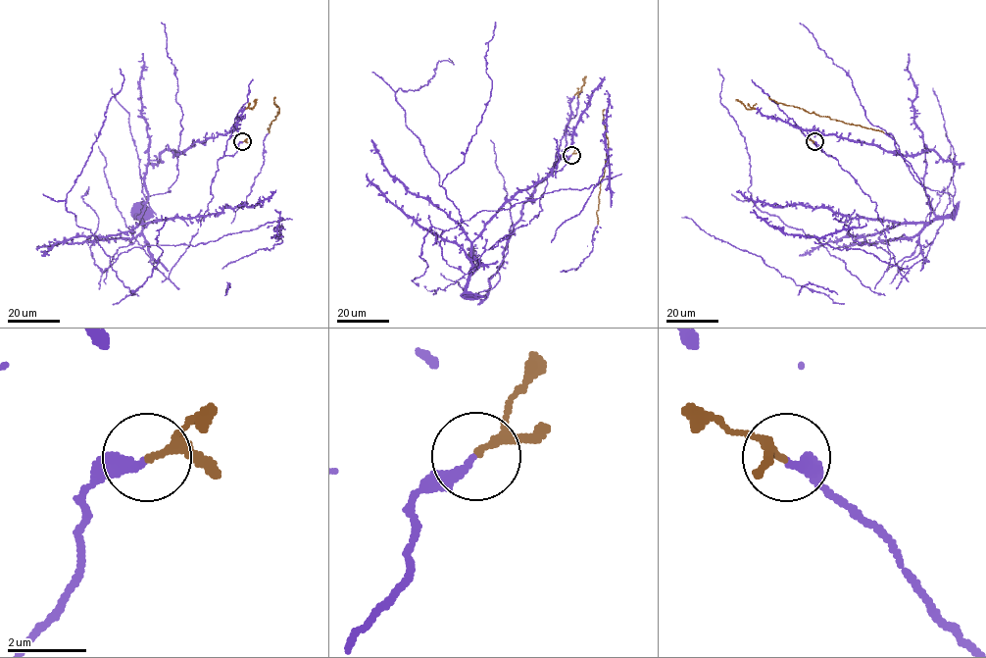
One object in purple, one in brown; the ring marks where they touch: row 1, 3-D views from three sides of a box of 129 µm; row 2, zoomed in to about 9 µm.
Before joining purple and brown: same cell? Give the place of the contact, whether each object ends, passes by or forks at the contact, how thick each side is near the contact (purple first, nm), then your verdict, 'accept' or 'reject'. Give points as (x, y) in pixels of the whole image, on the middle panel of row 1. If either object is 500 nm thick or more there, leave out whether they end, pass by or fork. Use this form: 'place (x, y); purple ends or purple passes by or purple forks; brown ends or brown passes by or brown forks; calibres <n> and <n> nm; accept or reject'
place (571, 155); purple ends; brown passes by; calibres 240 and 140 nm; accept

